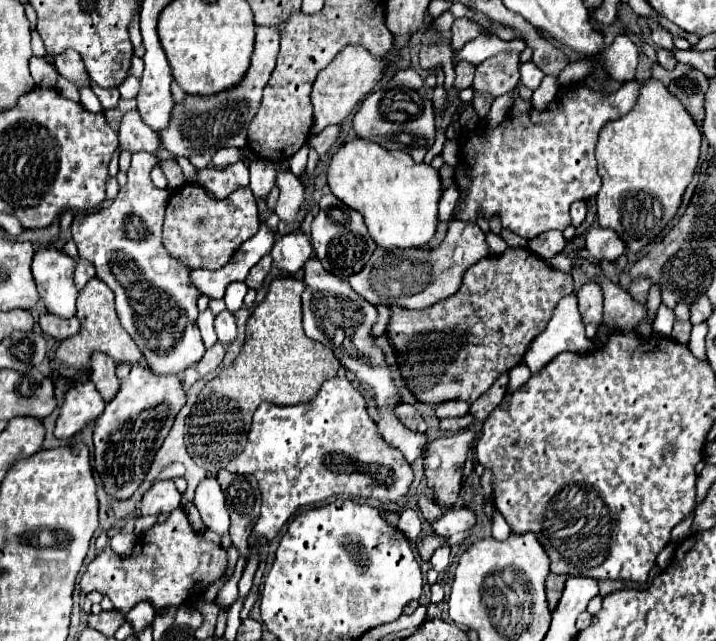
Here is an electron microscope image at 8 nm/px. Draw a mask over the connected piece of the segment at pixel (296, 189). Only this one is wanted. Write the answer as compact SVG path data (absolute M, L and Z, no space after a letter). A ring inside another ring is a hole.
M280 162L274 164L274 170L276 170L276 186L280 188L280 204L276 204L274 212L280 216L282 222L298 230L300 228L298 212L300 212L300 206L304 202L304 192L306 192L304 184Z

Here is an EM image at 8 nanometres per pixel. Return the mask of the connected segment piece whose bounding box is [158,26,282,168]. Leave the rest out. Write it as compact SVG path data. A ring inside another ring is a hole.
M258 26L252 66L248 68L248 74L244 76L240 86L234 86L232 90L226 90L224 94L212 96L212 98L186 96L182 104L174 104L172 122L168 130L164 130L164 134L158 134L162 140L162 146L170 150L174 156L186 156L196 168L208 166L210 158L214 156L218 148L244 148L248 144L248 138L246 138L248 122L252 122L254 114L258 112L262 90L276 66L280 38L282 34L278 26Z

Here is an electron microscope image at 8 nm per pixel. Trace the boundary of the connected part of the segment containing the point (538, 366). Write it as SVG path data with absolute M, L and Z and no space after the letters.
M570 294L564 298L564 302L556 306L546 330L538 334L536 340L530 344L524 362L532 374L538 374L560 352L590 354L592 350L596 350L596 344L584 336L578 302L576 296Z

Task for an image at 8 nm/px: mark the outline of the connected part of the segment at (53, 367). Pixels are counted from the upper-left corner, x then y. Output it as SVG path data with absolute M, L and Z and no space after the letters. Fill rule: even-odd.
M92 278L86 284L86 288L78 294L76 310L78 310L76 318L80 320L82 328L76 336L64 340L58 346L56 356L50 364L50 378L54 382L54 388L60 390L60 394L66 394L66 390L86 384L90 380L90 370L92 370L90 358L94 352L110 354L116 362L122 362L122 364L138 364L142 358L138 346L132 342L128 332L120 326L120 320L114 310L114 292L108 286L104 286L104 282L100 282L98 278Z

